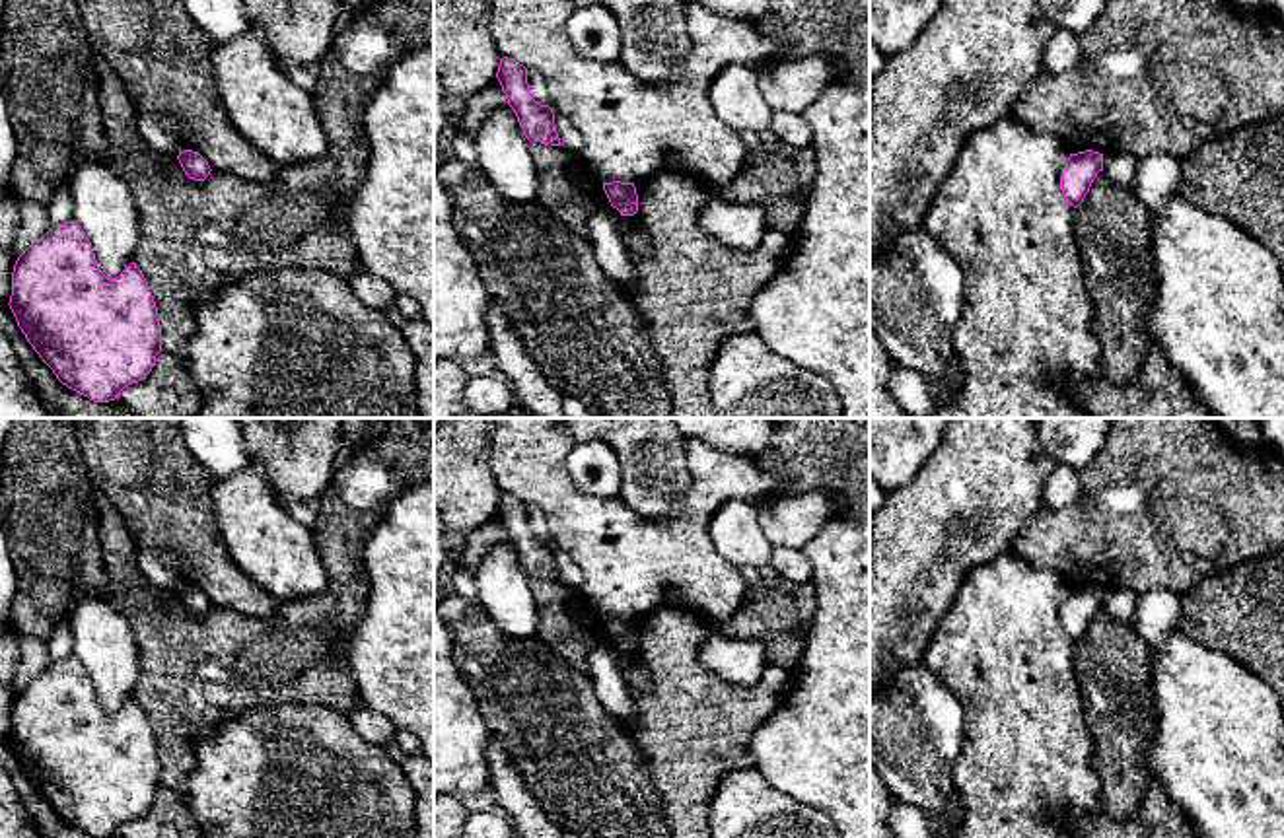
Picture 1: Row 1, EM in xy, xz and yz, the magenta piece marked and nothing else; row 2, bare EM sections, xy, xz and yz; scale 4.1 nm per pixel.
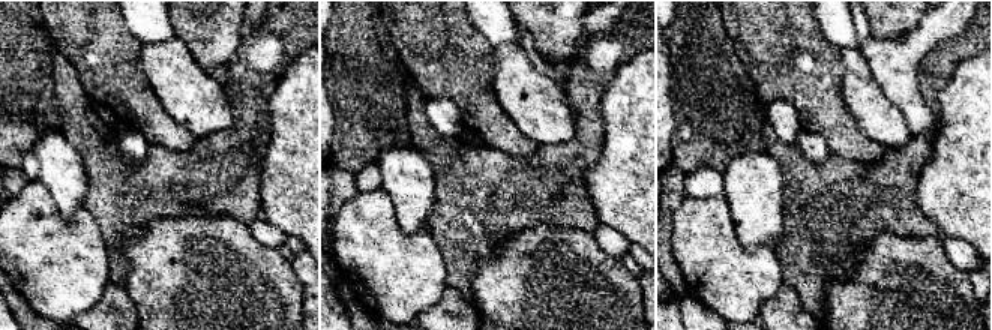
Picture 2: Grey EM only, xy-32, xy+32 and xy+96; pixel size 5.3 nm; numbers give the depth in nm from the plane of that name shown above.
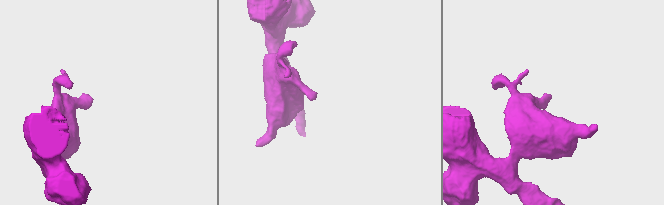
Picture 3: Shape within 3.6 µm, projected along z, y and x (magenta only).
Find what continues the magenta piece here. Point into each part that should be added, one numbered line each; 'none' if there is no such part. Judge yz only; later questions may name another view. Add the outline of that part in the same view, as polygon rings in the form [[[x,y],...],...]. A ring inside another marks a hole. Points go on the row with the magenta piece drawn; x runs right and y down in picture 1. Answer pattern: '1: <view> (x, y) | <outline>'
none

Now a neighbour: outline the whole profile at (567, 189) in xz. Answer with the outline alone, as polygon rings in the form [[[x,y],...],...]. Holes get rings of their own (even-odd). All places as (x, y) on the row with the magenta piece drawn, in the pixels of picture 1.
[[[535,142],[531,157],[539,175],[537,200],[560,222],[589,237],[589,214],[611,208],[603,185],[588,171],[578,154],[562,146]]]

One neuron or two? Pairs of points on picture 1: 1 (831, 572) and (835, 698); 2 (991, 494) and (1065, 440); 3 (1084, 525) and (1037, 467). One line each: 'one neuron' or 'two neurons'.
1: one neuron
2: two neurons
3: two neurons

